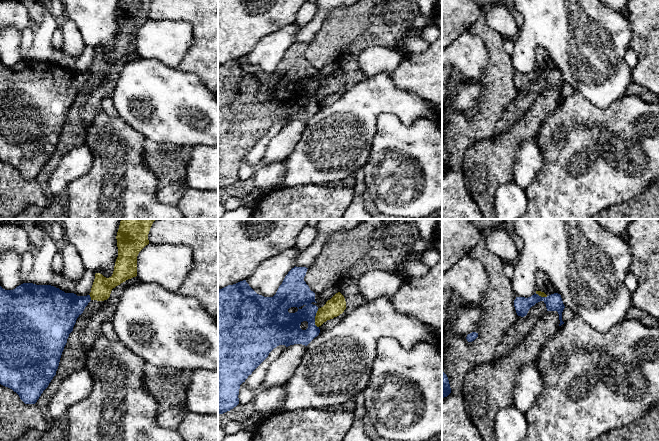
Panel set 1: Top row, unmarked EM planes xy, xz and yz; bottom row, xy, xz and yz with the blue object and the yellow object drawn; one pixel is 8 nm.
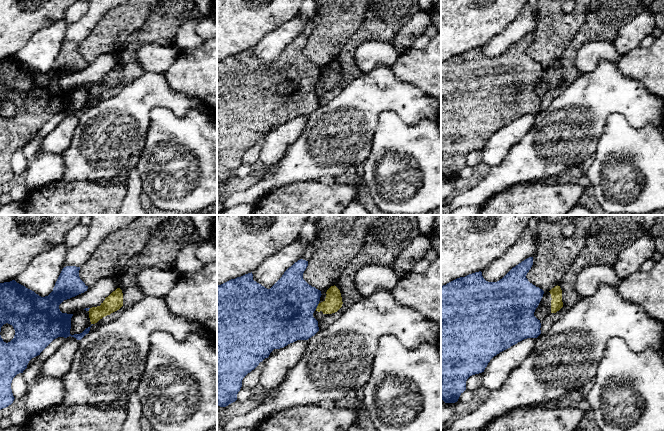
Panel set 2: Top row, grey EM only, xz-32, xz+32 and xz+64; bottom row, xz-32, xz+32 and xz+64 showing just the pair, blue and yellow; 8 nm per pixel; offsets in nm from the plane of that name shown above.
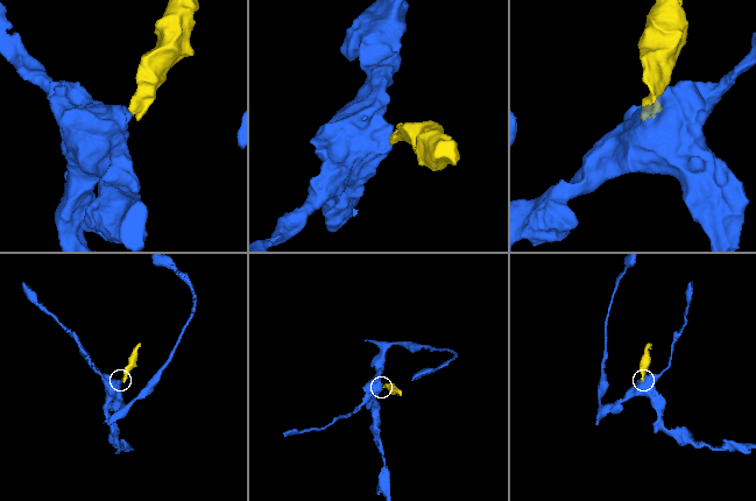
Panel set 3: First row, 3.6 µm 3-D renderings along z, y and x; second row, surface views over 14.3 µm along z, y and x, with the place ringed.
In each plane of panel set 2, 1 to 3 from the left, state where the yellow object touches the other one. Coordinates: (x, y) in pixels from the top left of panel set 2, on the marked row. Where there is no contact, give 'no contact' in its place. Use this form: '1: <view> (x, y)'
1: xz-32 (88, 310)
2: xz+32 (317, 305)
3: no contact

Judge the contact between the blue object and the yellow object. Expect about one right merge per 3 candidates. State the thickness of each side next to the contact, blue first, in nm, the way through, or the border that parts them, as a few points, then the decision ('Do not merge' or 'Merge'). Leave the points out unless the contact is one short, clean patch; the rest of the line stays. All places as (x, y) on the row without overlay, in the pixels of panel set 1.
Thickness 240 nm (blue) against 150 nm. Boundary: xz (318, 85), (315, 91), (315, 101), (317, 103). Do not merge

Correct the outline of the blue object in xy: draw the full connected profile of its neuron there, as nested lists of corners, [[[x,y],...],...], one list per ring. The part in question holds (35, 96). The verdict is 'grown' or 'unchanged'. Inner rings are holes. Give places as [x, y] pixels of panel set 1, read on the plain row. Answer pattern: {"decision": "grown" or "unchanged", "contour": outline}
{"decision": "unchanged", "contour": [[[23,59],[13,66],[0,62],[0,160],[16,168],[25,180],[35,180],[56,151],[69,110],[90,77],[90,71],[65,69],[51,61]]]}

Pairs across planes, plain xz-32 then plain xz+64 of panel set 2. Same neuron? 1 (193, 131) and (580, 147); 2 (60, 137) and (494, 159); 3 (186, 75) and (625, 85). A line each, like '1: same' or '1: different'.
1: different
2: same
3: different

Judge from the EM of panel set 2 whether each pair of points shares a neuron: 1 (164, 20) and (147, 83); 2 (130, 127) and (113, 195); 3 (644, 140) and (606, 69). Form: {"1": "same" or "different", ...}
{"1": "different", "2": "different", "3": "different"}

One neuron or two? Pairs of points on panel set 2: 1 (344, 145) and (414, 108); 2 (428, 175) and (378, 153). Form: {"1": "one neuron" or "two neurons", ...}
{"1": "one neuron", "2": "one neuron"}

